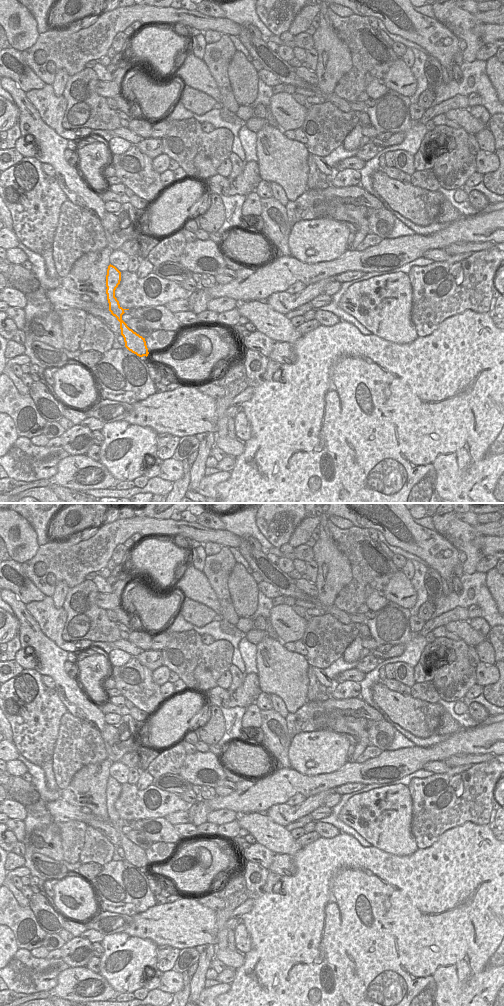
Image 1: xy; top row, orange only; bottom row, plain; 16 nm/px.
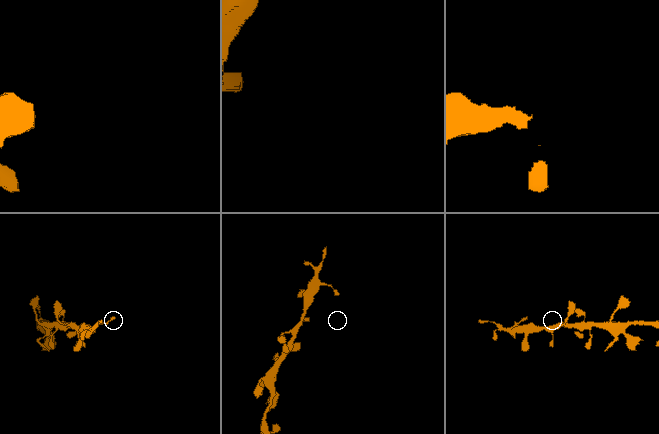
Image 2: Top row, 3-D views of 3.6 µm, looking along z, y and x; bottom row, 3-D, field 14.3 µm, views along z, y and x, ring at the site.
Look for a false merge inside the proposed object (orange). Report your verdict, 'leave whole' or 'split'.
leave whole

